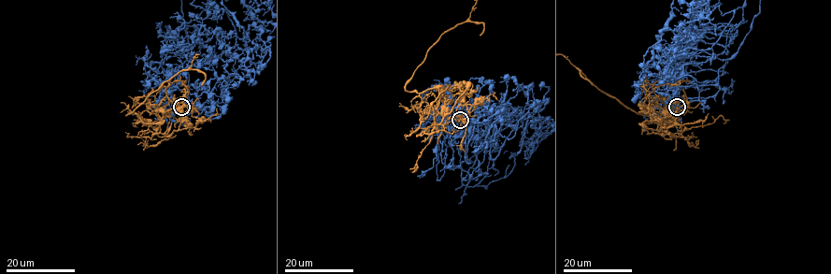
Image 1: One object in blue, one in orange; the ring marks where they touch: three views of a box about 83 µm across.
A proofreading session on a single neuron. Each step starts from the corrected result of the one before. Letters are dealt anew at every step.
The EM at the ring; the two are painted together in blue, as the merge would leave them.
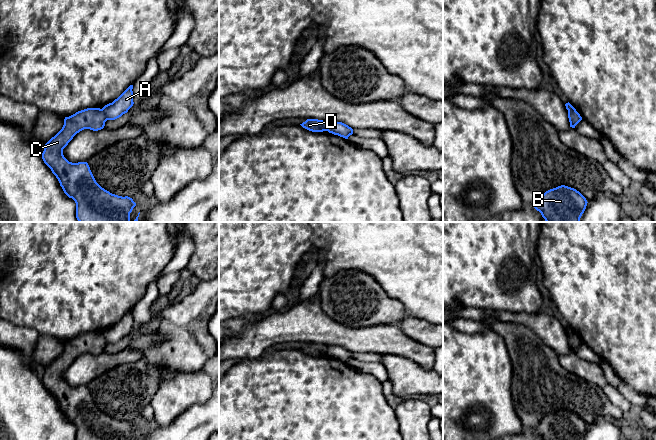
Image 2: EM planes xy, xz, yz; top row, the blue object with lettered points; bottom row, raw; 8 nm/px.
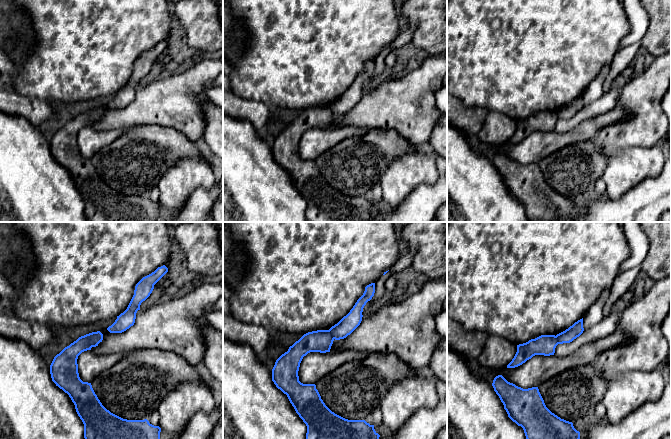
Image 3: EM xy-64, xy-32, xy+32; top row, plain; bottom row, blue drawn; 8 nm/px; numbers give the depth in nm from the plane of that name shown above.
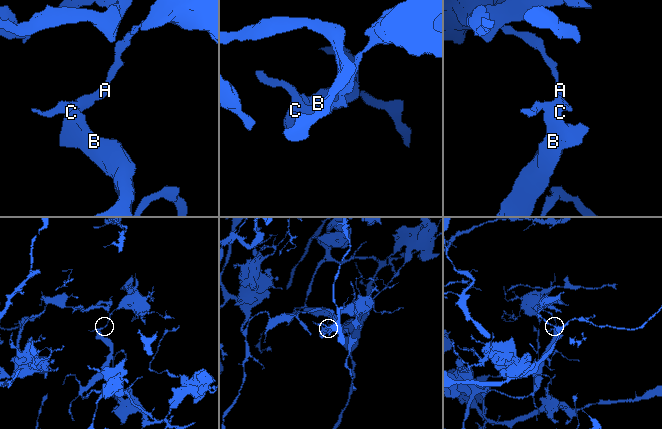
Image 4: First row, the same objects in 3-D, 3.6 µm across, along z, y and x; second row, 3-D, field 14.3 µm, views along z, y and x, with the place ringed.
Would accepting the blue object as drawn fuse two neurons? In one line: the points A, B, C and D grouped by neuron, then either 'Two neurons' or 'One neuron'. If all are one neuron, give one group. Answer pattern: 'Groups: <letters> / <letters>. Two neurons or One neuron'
Groups: A / B C D. Two neurons

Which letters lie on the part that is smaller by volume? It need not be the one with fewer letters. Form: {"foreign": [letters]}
{"foreign": ["A"]}

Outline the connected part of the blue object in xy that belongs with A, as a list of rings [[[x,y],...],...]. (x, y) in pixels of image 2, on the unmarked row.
[[[130,309],[117,323],[102,332],[107,344],[115,344],[121,341],[133,330],[132,313],[133,309]]]

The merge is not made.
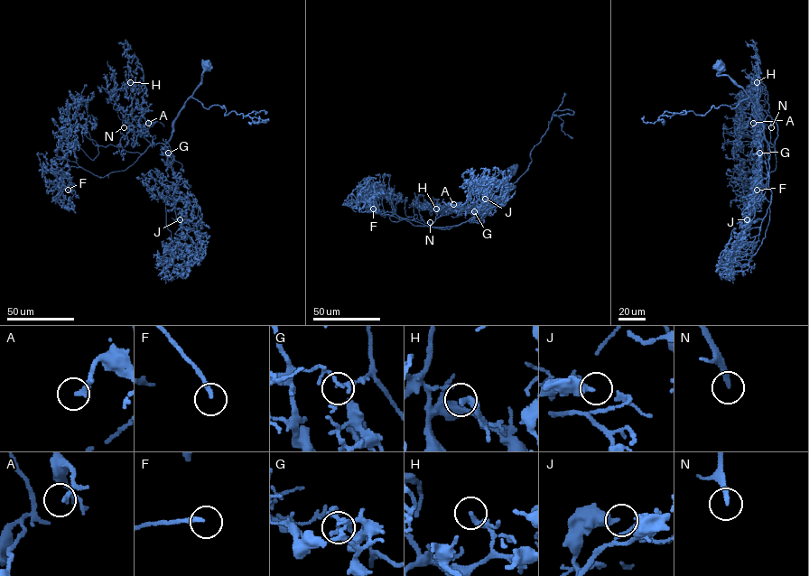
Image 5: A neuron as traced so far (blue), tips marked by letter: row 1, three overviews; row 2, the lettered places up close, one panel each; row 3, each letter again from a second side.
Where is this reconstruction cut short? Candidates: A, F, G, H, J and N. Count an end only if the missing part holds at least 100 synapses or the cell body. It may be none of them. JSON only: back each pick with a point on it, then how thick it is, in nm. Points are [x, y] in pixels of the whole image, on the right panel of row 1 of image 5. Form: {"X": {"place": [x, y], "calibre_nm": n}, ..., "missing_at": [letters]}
{"N": {"place": [771, 127], "calibre_nm": 220}, "missing_at": ["N"]}

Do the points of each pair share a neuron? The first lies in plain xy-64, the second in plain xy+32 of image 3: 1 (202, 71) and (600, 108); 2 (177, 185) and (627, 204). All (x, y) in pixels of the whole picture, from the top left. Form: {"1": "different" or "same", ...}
{"1": "different", "2": "different"}

